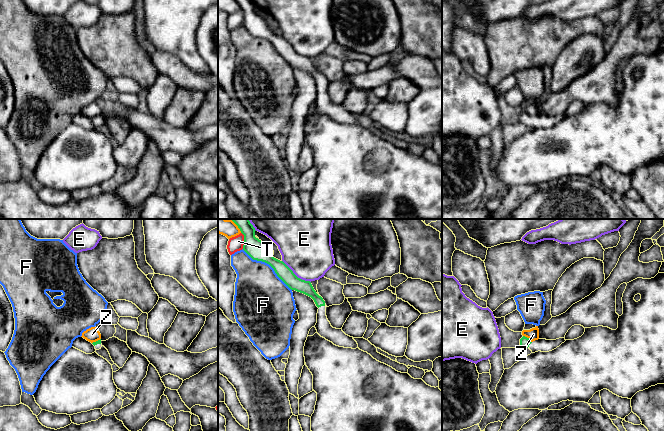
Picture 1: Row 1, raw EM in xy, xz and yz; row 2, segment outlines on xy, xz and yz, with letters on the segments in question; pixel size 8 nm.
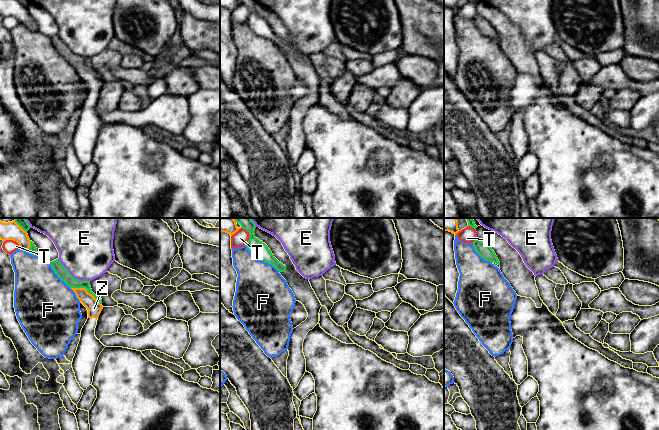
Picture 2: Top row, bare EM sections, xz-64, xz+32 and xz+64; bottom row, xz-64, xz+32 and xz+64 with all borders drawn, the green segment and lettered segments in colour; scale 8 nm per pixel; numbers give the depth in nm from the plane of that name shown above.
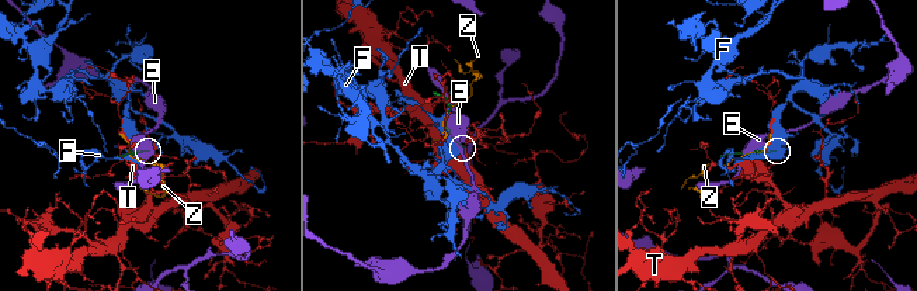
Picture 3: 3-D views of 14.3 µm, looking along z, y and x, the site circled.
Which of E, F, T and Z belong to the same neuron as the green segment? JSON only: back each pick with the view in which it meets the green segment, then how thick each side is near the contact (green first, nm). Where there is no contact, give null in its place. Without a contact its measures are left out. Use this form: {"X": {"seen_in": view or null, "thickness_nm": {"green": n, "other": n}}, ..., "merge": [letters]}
{"merge": []}

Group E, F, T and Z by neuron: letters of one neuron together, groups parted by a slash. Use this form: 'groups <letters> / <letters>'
groups E / F / T / Z

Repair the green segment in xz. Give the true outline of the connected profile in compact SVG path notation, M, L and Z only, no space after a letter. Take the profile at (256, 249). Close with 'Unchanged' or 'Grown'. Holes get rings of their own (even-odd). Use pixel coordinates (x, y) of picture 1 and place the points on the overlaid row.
M232 219L244 235L243 250L253 259L269 264L277 276L291 289L311 297L319 308L315 328L317 333L332 342L334 345L344 348L358 348L357 342L346 335L342 329L333 328L326 316L325 301L314 290L310 281L298 278L293 271L283 262L267 251L266 245L255 237L255 228L249 219Z. Grown

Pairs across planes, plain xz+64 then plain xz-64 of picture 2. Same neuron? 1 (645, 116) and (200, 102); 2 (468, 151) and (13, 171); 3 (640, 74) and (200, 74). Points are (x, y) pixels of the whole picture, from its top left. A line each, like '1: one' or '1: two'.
1: one
2: two
3: one

